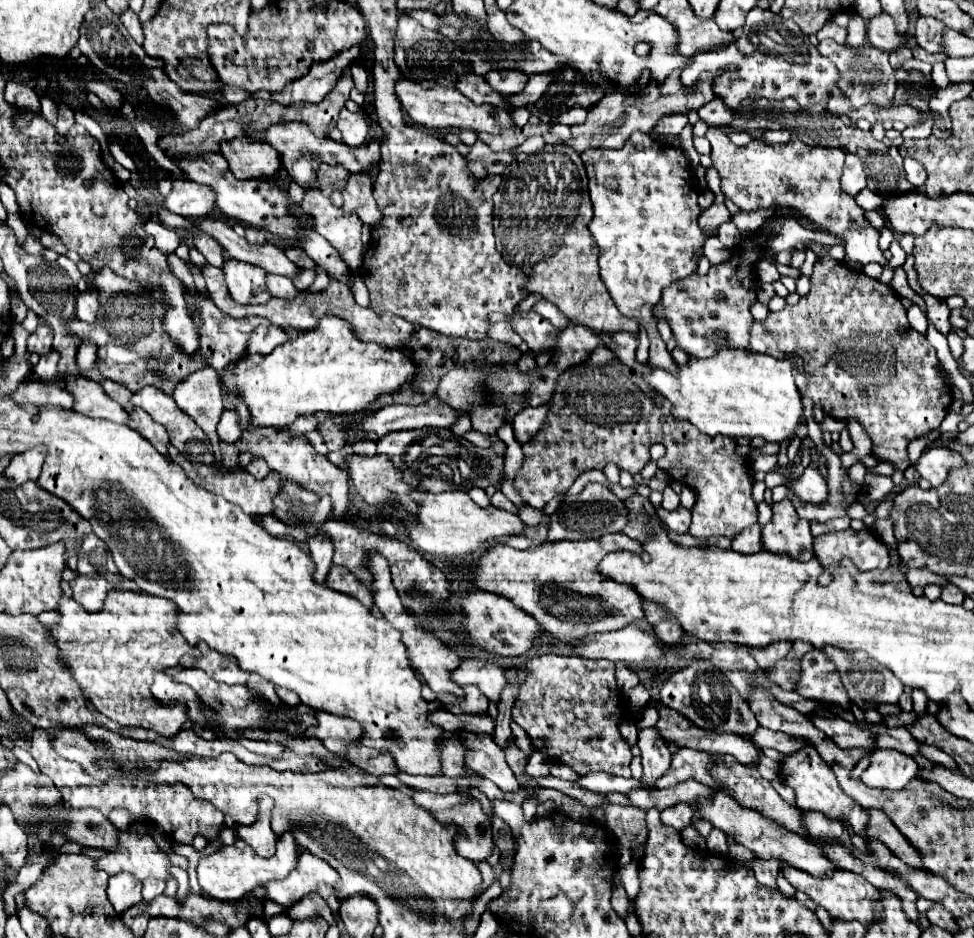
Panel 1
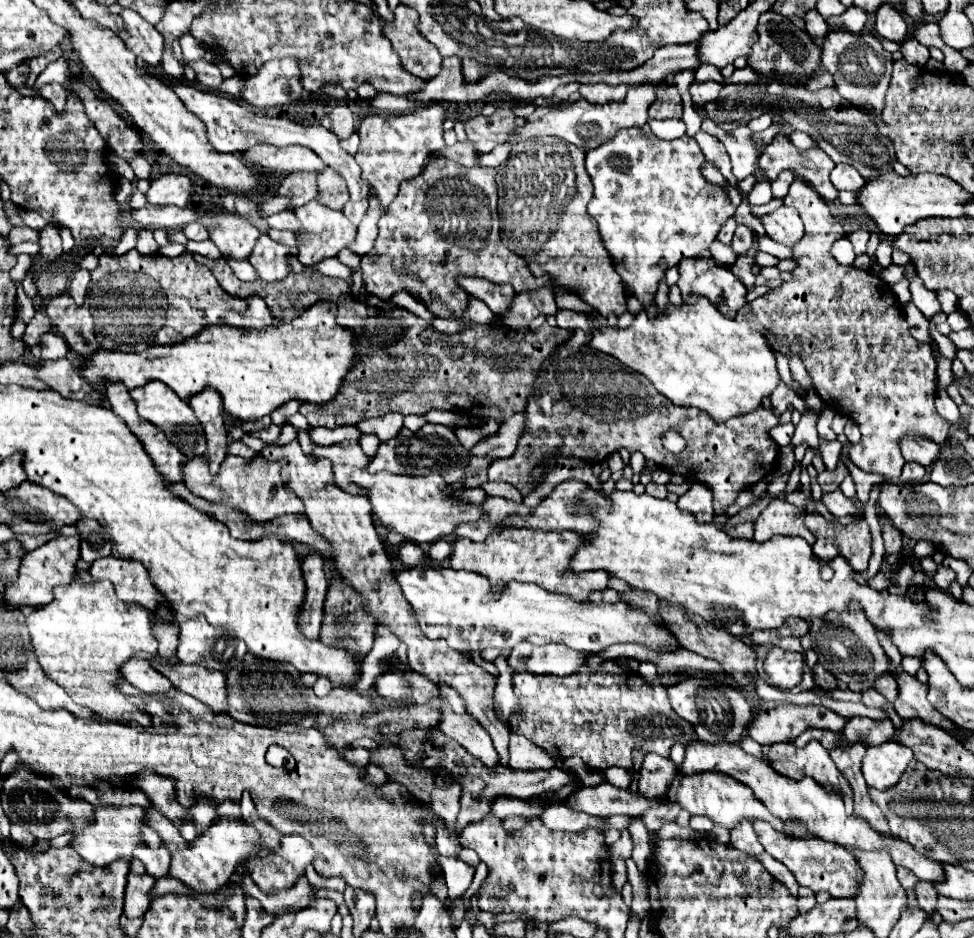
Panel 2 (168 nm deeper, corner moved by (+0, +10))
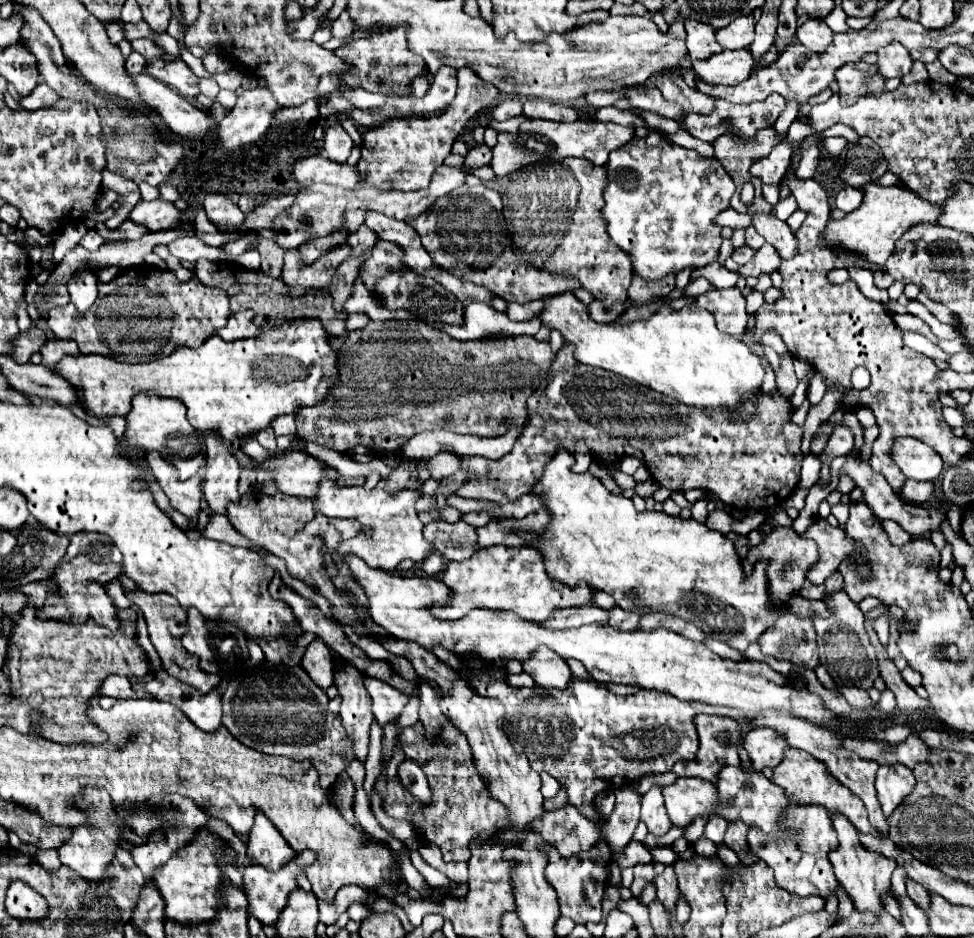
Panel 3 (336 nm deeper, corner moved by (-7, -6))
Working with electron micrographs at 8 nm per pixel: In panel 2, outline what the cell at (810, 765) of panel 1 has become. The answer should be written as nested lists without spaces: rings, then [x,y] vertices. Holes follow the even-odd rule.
[[[812,740],[808,742],[804,748],[796,748],[794,744],[774,744],[768,752],[768,764],[780,772],[782,776],[788,776],[788,778],[794,778],[794,780],[800,780],[802,776],[812,776],[818,784],[824,784],[824,788],[827,790],[835,790],[839,788],[840,780],[844,780],[844,789],[838,789],[842,794],[845,789],[851,789],[847,780],[843,777],[842,772],[836,768],[836,764],[832,762],[830,754],[826,748],[822,748],[820,742]]]

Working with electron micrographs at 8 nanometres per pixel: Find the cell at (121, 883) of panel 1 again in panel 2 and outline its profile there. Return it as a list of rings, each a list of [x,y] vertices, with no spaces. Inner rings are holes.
[[[132,860],[128,886],[126,886],[126,900],[124,900],[124,916],[126,918],[140,918],[150,908],[150,890],[154,888],[156,880],[144,872],[140,860]]]

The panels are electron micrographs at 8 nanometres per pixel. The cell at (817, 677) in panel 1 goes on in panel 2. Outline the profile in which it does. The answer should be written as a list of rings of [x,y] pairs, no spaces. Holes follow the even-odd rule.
[[[816,664],[814,676],[816,676],[820,688],[824,688],[824,690],[834,690],[834,688],[836,688],[836,678],[834,678],[830,672],[826,672],[826,670],[822,668],[822,664]]]

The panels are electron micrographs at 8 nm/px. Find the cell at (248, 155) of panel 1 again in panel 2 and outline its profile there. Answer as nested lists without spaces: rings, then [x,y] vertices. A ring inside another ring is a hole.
[[[256,144],[254,148],[240,154],[244,160],[252,160],[266,170],[280,170],[280,172],[322,172],[326,164],[304,146],[286,146],[276,148],[268,144]]]

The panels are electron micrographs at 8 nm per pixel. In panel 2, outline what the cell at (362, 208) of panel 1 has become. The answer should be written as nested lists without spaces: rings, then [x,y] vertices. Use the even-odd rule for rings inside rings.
[[[360,200],[360,202],[348,202],[346,206],[344,206],[344,216],[352,222],[352,224],[360,224],[360,220],[362,220],[362,216],[366,214],[366,210],[368,210],[368,200]]]

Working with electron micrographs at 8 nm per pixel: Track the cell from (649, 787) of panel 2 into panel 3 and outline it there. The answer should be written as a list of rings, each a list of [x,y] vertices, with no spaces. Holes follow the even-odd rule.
[[[653,786],[647,794],[643,794],[641,820],[647,824],[649,832],[655,836],[661,836],[671,828],[671,820],[665,812],[665,804],[663,804],[661,786]]]

